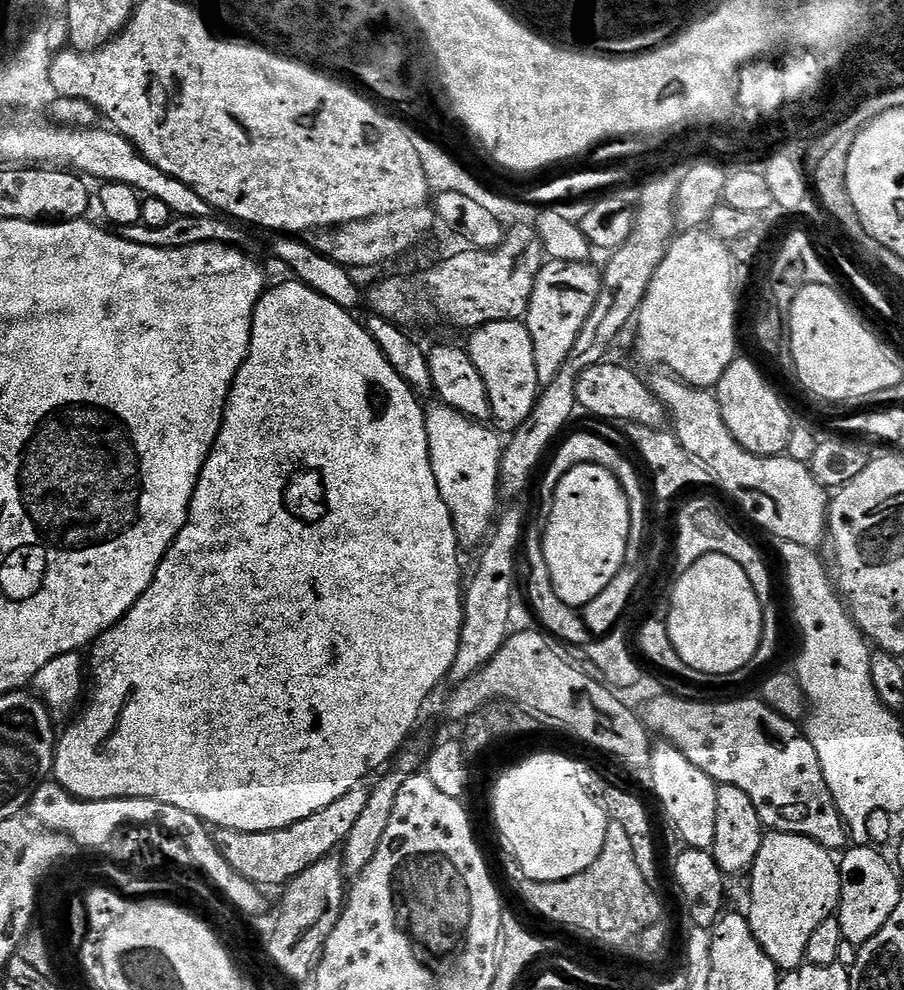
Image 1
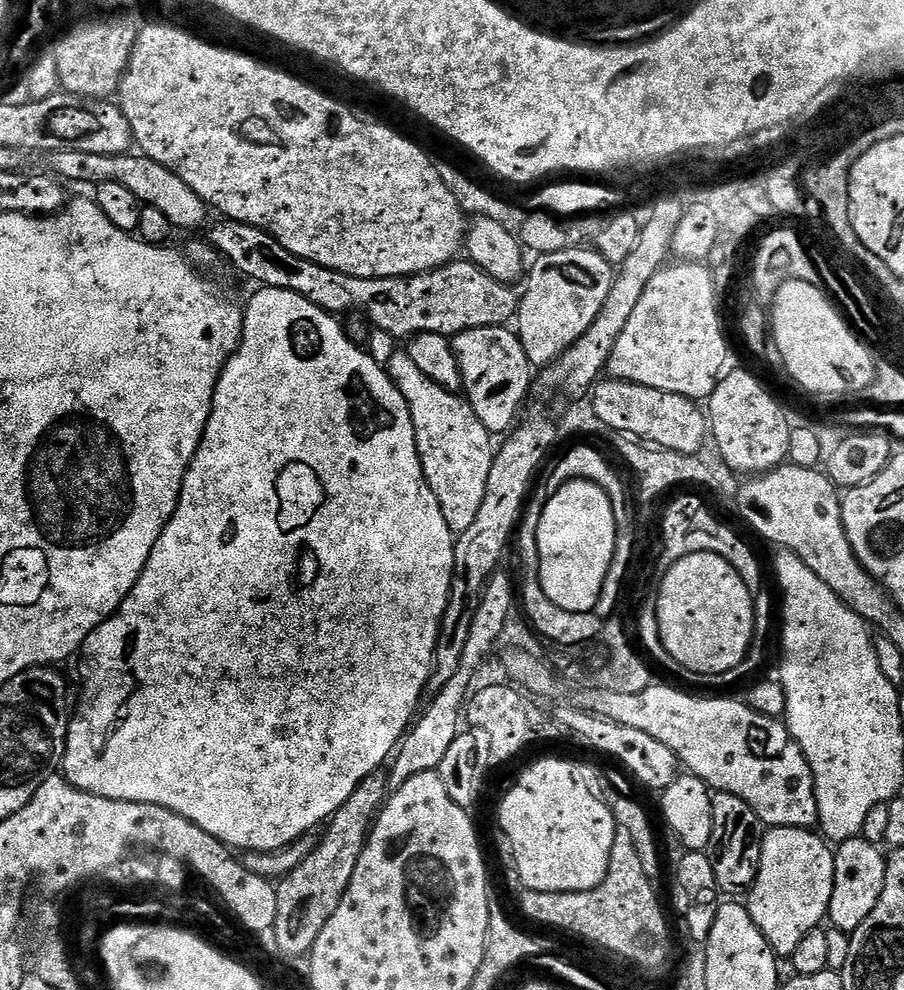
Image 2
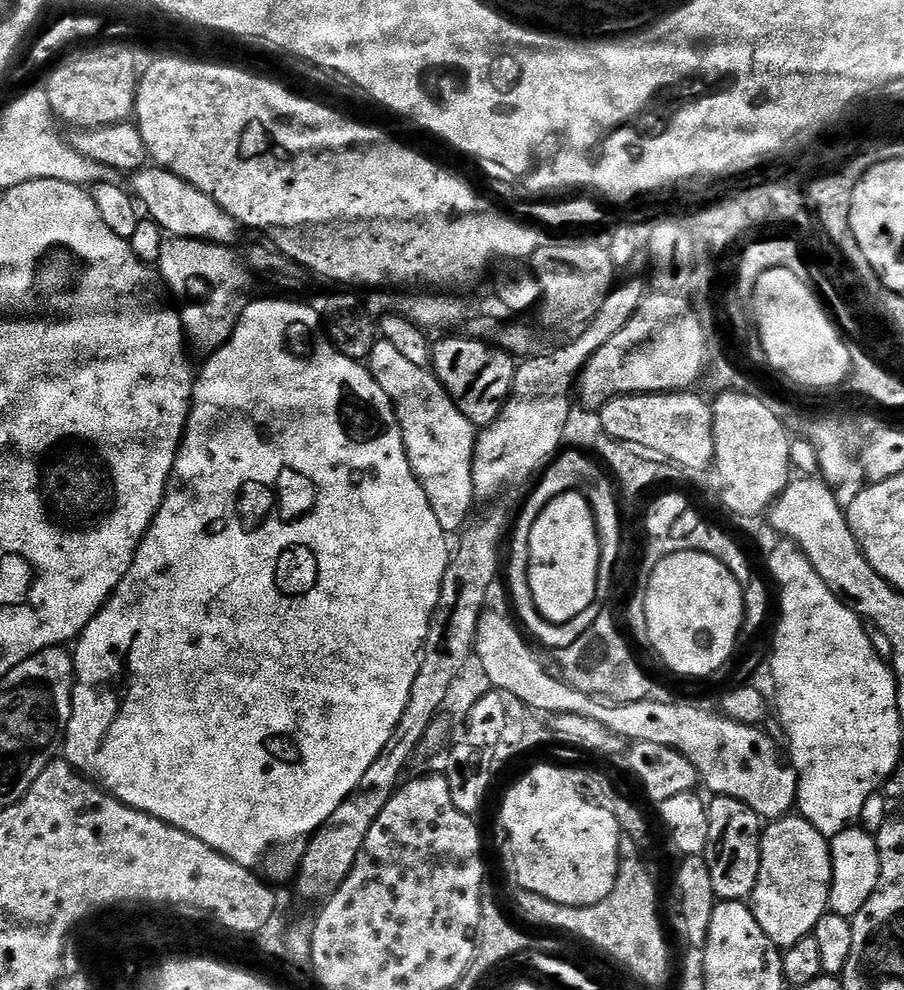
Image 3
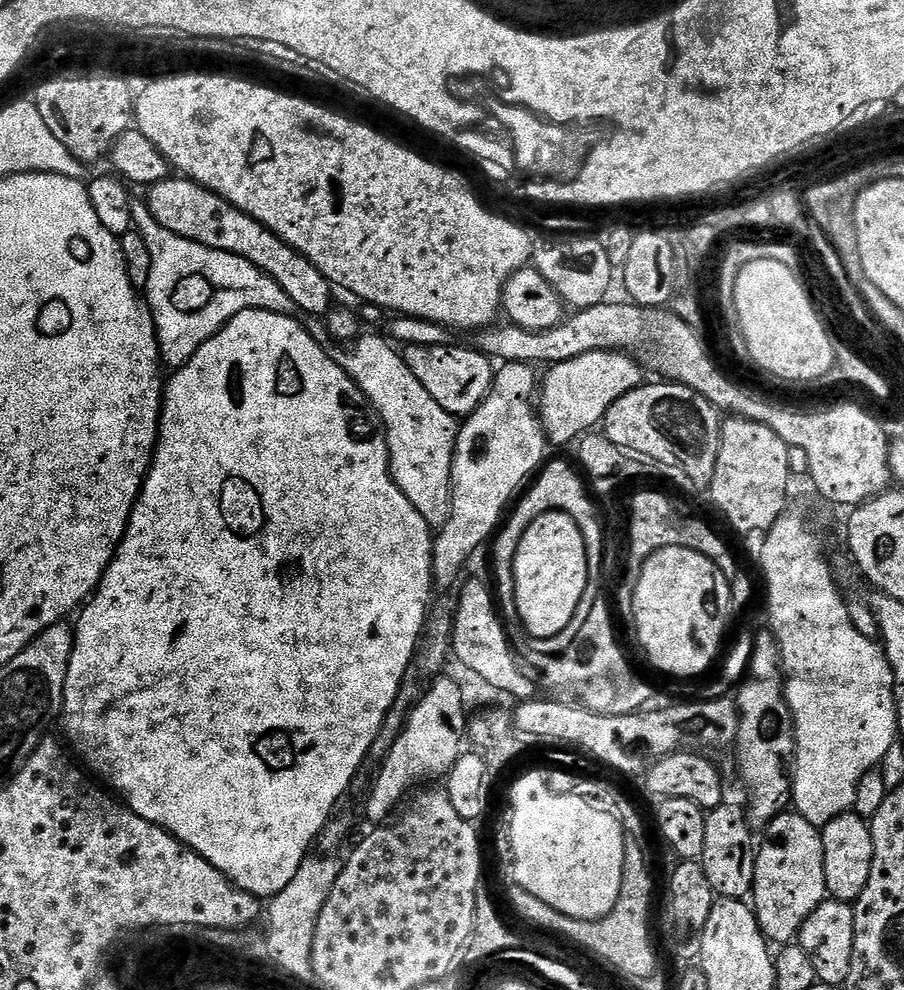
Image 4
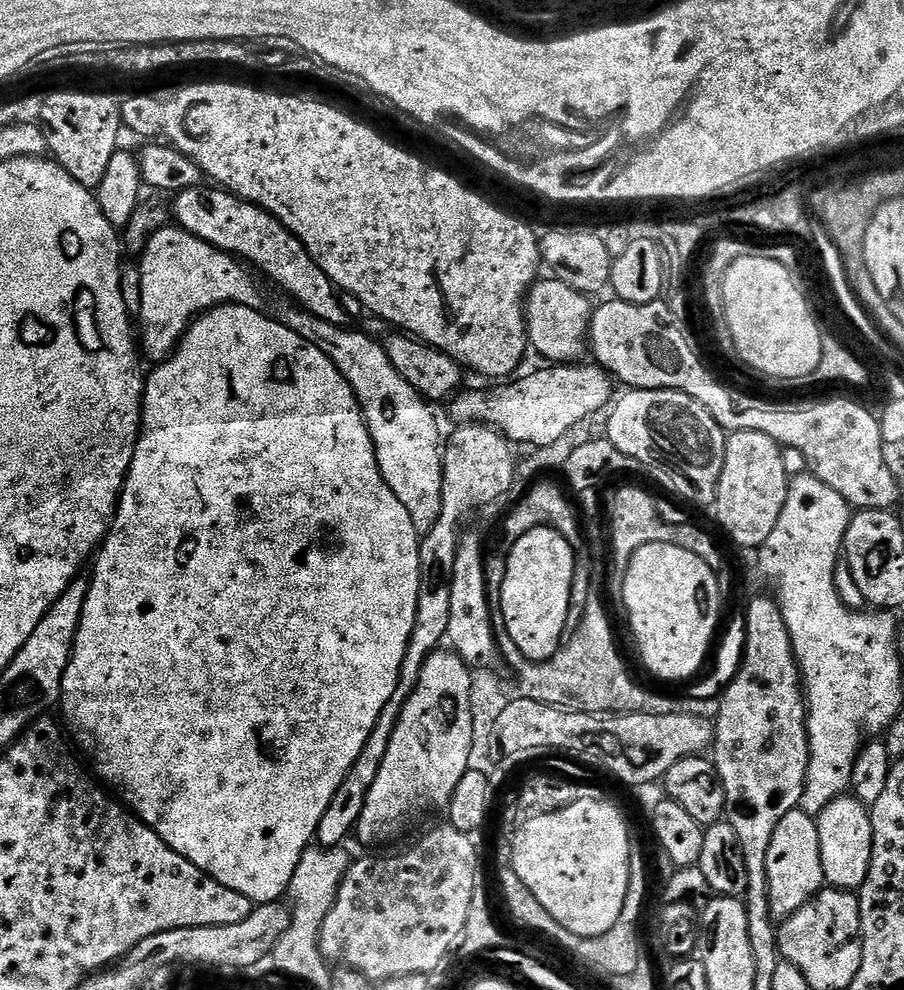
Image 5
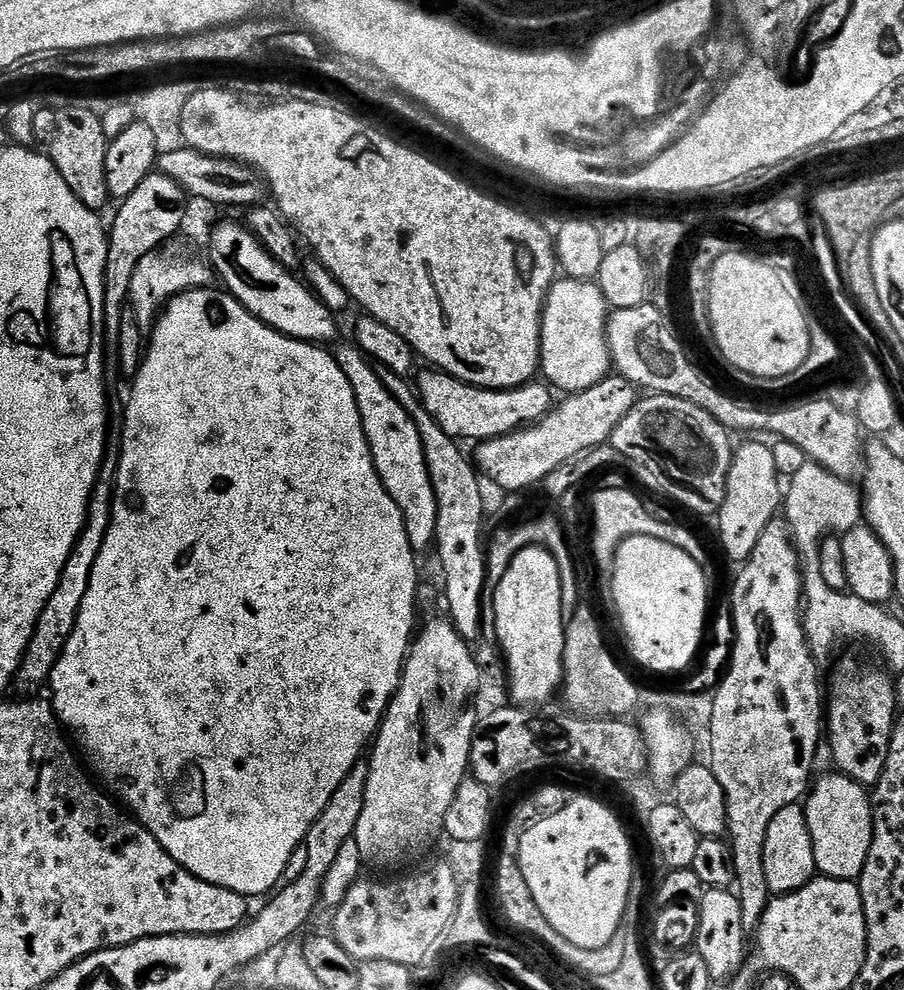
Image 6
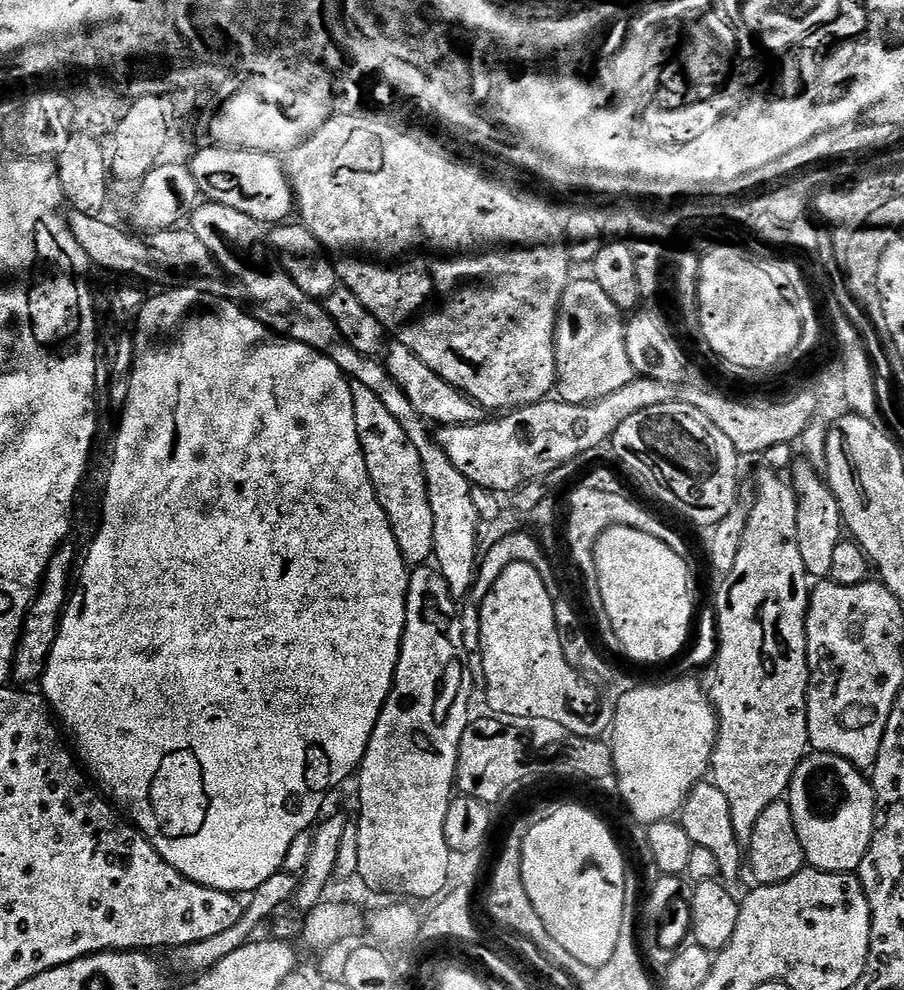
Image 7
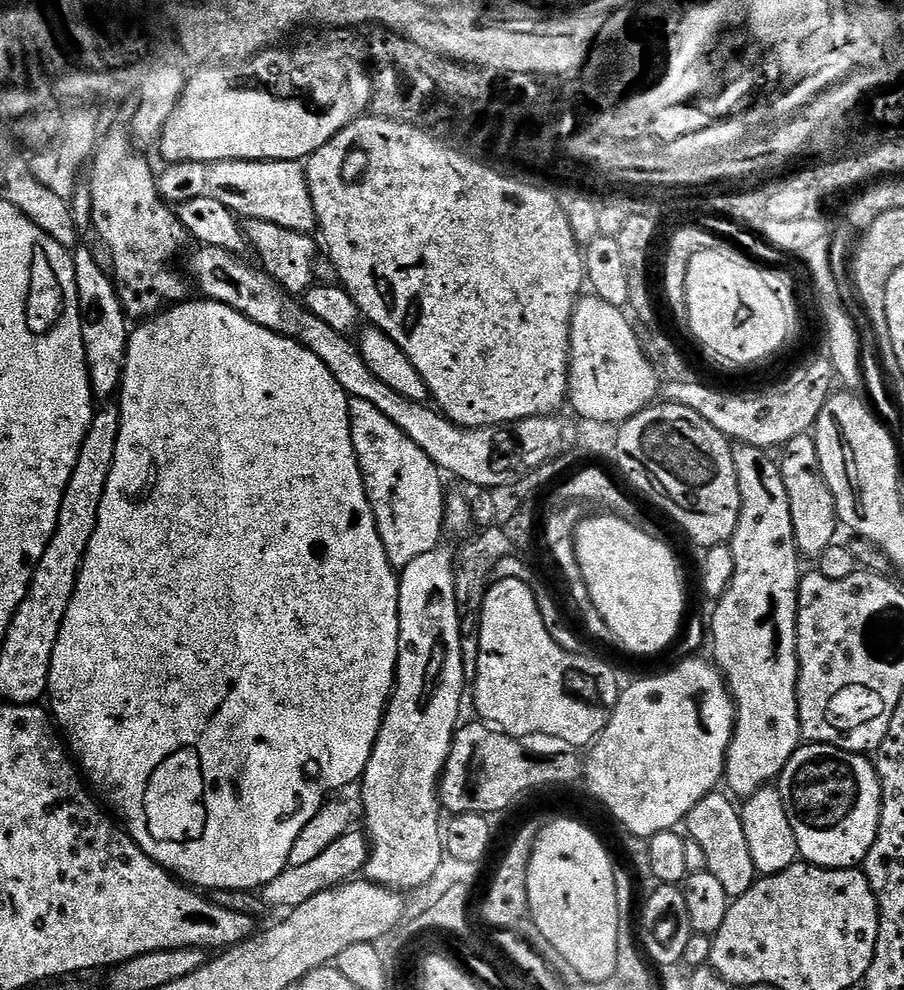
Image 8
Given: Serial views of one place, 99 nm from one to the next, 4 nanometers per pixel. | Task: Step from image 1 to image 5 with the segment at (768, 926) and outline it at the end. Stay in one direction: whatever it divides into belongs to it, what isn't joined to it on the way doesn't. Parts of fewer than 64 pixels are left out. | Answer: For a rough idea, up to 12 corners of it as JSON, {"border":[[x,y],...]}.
{"border":[[786,814],[770,838],[770,910],[783,922],[825,887],[815,819]]}

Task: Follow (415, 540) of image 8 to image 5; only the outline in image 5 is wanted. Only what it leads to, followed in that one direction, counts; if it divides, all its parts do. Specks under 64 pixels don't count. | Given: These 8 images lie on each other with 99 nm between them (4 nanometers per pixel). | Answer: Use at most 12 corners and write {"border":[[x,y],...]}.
{"border":[[299,307],[280,323],[354,390],[378,470],[417,532],[442,514],[433,405],[383,343]]}

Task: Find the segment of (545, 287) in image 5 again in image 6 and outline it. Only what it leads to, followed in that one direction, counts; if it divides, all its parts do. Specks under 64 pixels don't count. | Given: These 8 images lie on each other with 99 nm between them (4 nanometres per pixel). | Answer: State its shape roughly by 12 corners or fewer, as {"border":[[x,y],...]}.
{"border":[[560,278],[540,323],[540,372],[564,394],[610,375],[599,284]]}

